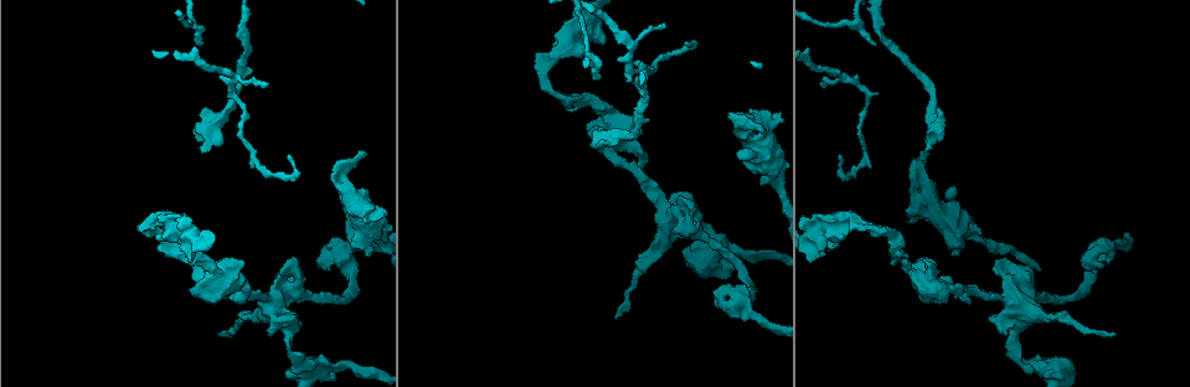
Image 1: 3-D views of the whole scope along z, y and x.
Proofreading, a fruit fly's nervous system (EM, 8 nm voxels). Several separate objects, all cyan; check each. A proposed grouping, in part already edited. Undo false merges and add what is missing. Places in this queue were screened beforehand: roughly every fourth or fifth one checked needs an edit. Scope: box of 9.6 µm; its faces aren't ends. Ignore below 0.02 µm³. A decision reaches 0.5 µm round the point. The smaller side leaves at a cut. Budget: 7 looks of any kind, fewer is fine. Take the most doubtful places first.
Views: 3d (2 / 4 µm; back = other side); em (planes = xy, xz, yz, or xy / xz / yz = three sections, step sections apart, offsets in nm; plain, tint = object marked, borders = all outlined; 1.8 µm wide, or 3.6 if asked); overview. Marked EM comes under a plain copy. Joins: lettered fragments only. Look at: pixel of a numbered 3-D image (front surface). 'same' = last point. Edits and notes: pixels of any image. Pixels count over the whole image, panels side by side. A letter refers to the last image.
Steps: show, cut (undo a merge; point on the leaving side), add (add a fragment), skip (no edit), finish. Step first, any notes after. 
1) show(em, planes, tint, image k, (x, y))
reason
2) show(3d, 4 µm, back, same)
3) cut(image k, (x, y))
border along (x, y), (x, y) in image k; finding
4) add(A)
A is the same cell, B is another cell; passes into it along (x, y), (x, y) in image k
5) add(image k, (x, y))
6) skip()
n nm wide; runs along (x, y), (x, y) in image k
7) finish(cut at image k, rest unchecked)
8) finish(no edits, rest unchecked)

show(em, planes, borders, image 1, (930, 154))
branch stops here

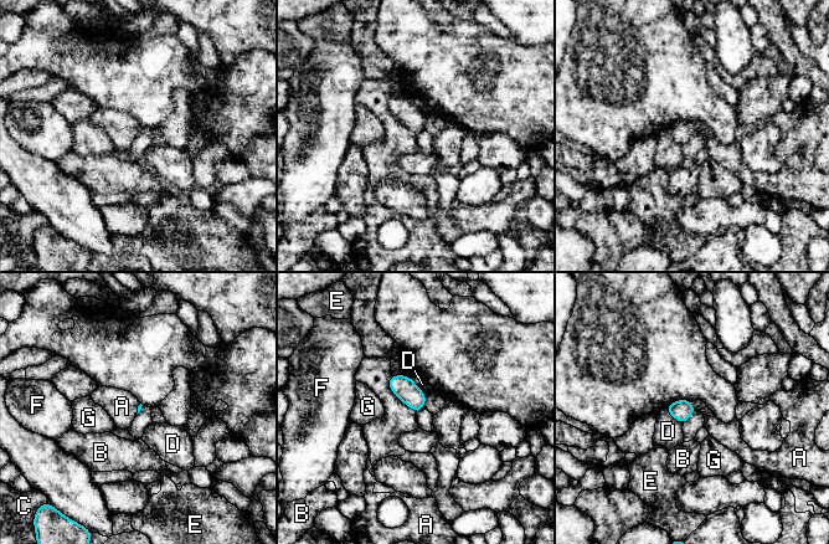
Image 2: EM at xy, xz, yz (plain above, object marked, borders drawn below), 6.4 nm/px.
skip()
A, B, C, D, E, F and G are other cells; border along (391, 374), (389, 388), (416, 411) in image 2; no lettered fragment goes on from it

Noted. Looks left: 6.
show(em, planes, tint, image 1, (970, 290))
three-way junction

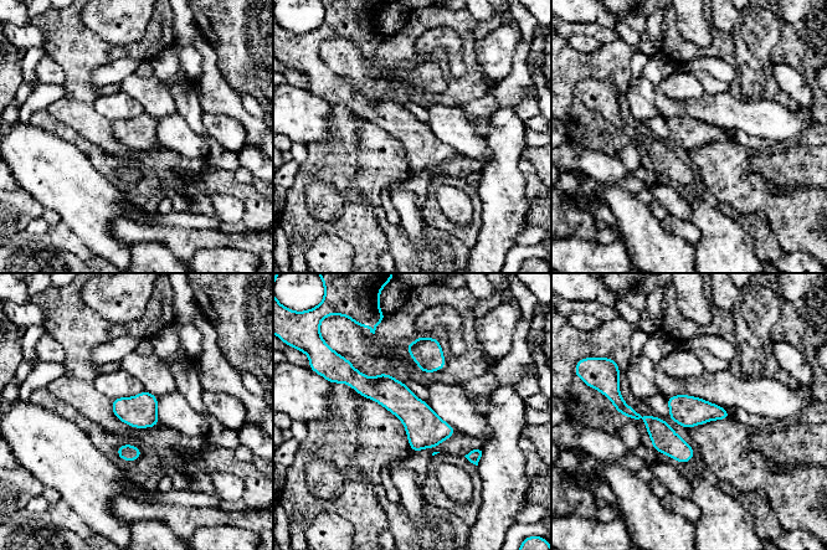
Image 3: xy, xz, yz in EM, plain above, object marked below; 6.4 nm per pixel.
show(em, planes, borders, same)

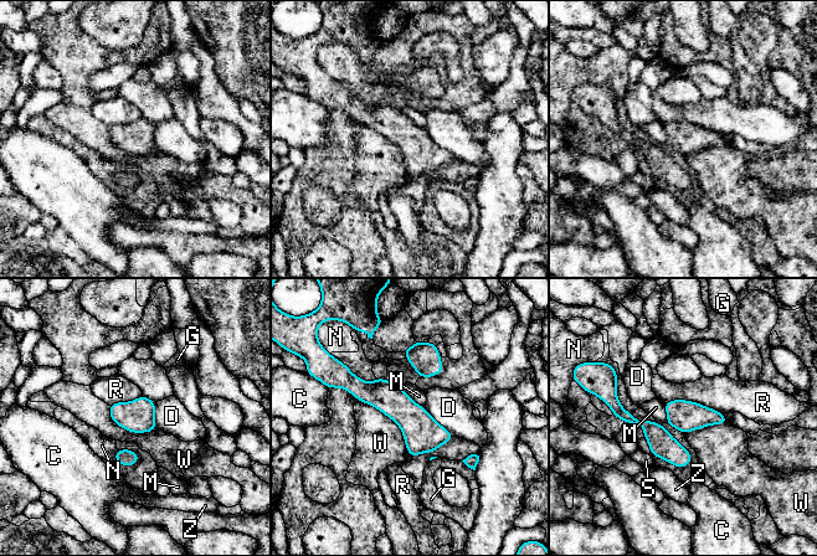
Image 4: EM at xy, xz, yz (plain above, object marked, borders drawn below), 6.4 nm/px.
skip()
W touches over 480 nm; C, D, G, M, N, R, S, W and Z are other cells; all the same cell

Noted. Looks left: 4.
show(3d, 4 µm, image 1, (193, 256))
free end

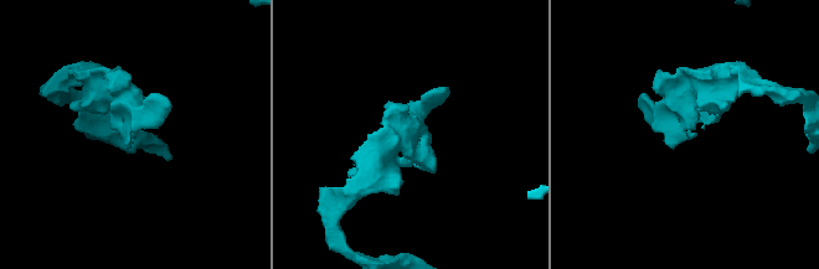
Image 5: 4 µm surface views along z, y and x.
show(em, planes, borders, image 5, (695, 135))
arms of 220, 320 nm

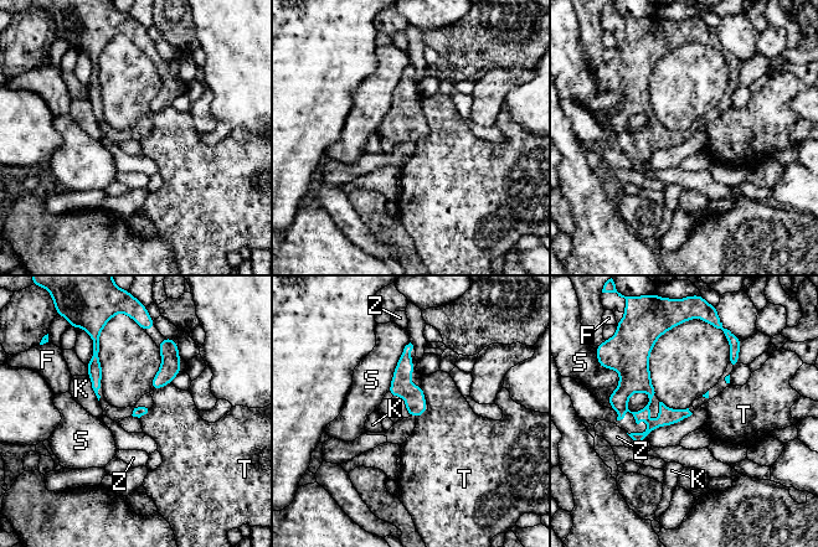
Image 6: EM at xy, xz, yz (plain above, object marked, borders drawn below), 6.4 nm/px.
skip()
S touches over 360 nm; F, K, S, T and Z are other cells; none of them fits

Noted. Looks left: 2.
finish(no edits, rest unchecked)

